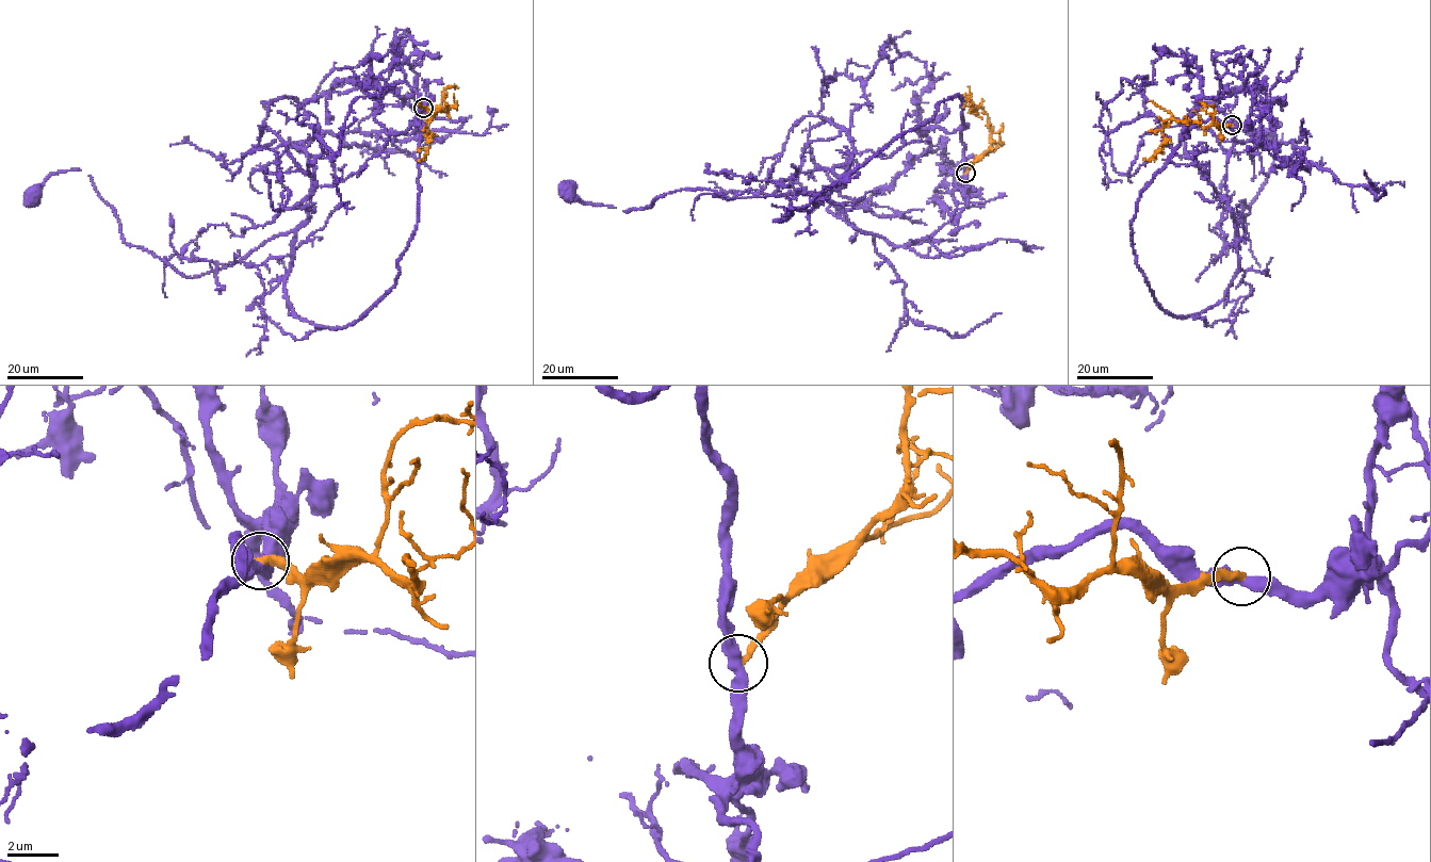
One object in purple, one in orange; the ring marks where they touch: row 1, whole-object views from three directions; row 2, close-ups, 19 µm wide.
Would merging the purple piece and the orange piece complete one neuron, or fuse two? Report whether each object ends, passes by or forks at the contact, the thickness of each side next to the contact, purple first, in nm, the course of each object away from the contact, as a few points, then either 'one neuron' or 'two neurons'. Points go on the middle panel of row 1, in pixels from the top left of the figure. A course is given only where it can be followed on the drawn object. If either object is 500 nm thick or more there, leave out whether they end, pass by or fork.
purple passes by; orange ends there; 440 nm thick on the purple side, 280 nm on the other; purple runs (965, 173), (968, 202), (899, 246), (830, 201), (851, 171), (817, 193), (681, 190), (627, 212), (566, 192); orange runs (965, 173), (989, 148), (990, 139), (985, 111), (980, 107), (972, 110), (974, 108), (964, 97), (965, 93); two neurons

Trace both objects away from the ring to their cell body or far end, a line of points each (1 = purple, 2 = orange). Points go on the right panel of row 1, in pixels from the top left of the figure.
1: (1232, 125), (1252, 127), (1277, 158), (1304, 151), (1233, 147), (1225, 184), (1239, 247), (1279, 123), (1264, 140)
2: (1232, 125), (1205, 127), (1170, 118), (1165, 122), (1160, 150), (1142, 160)

